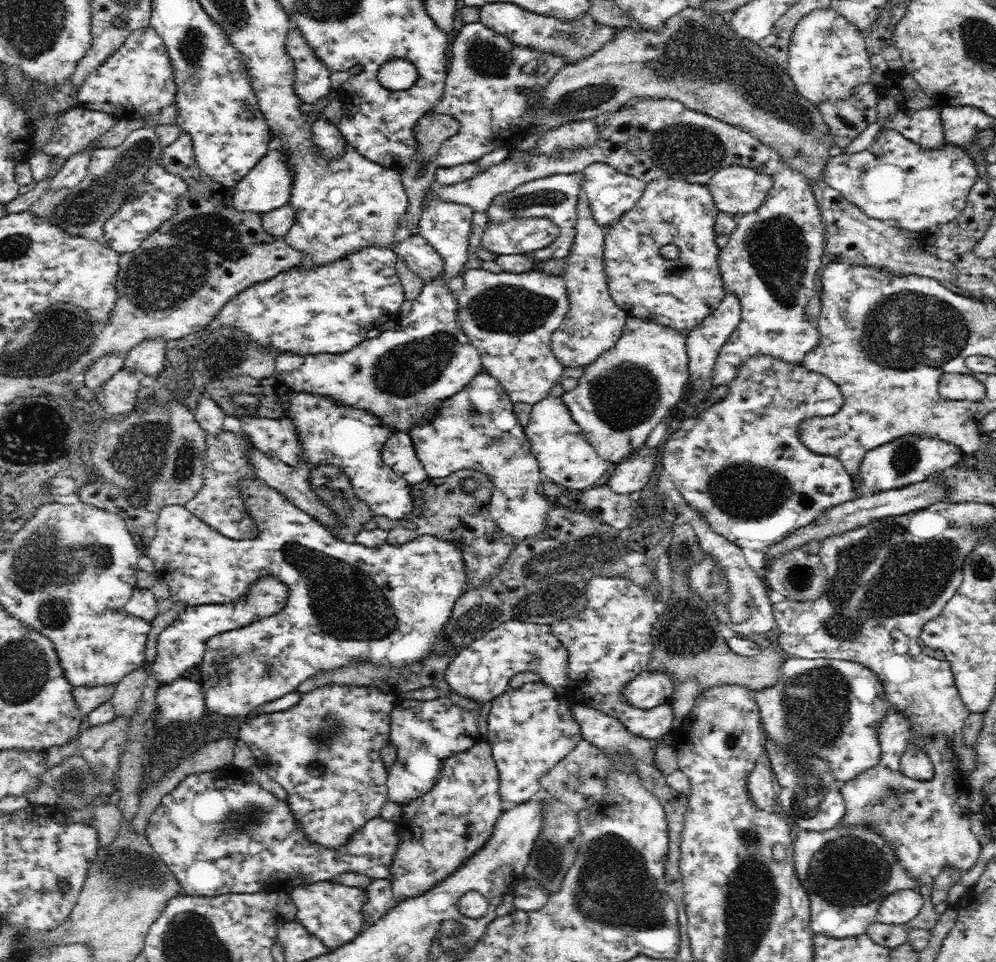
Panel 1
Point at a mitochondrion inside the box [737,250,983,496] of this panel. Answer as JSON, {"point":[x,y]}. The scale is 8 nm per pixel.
{"point":[910,328]}

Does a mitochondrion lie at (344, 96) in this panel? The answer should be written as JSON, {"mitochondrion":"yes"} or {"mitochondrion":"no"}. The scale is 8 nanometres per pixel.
{"mitochondrion":"no"}

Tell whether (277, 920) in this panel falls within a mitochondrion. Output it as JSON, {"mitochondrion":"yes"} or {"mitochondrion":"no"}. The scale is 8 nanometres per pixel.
{"mitochondrion":"no"}

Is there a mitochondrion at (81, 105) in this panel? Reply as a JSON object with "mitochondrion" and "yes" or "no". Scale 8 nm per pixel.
{"mitochondrion":"no"}

